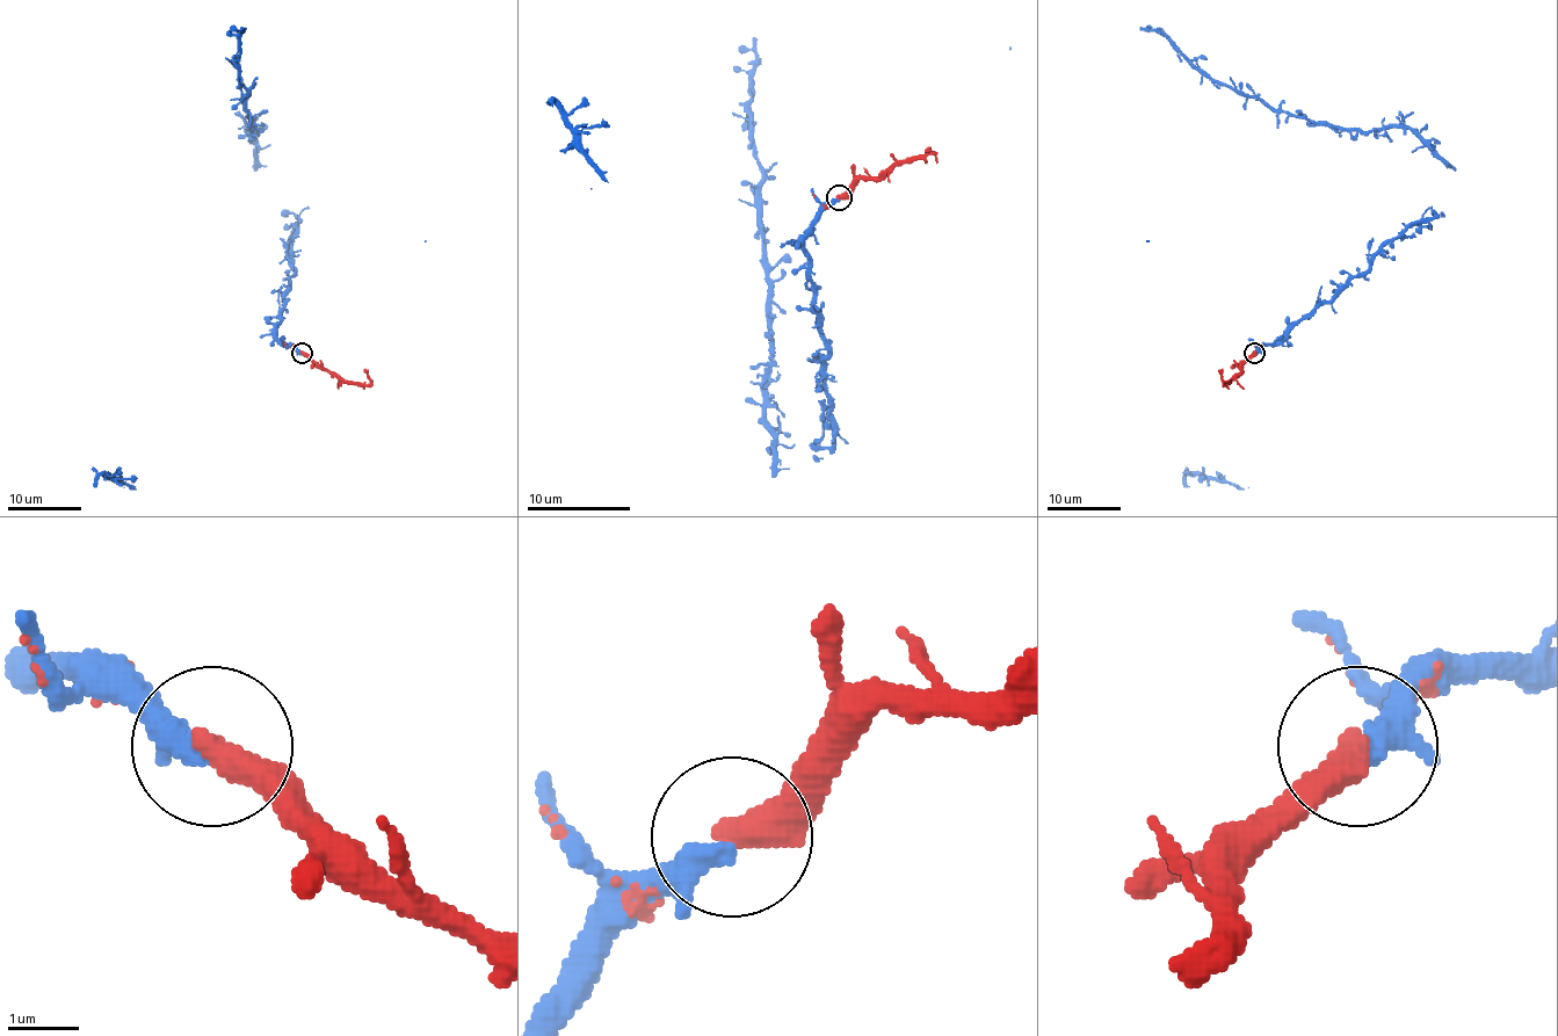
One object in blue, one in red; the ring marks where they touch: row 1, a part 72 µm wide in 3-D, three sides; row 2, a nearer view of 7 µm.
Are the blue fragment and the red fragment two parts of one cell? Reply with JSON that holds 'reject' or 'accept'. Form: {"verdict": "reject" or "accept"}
{"verdict": "accept"}

